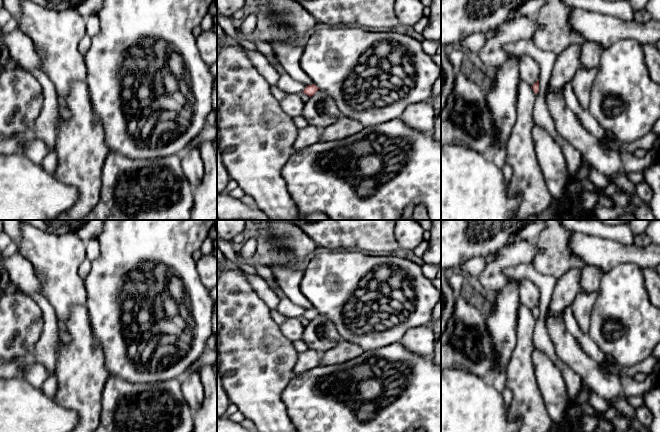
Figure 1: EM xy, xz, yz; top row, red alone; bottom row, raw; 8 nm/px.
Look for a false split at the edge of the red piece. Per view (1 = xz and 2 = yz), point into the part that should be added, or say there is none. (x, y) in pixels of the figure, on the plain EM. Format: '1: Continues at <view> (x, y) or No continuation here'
1: No continuation here
2: No continuation here

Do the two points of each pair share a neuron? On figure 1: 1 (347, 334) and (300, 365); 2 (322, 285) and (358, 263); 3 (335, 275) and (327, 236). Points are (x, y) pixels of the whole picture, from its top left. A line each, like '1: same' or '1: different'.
1: different
2: same
3: different

